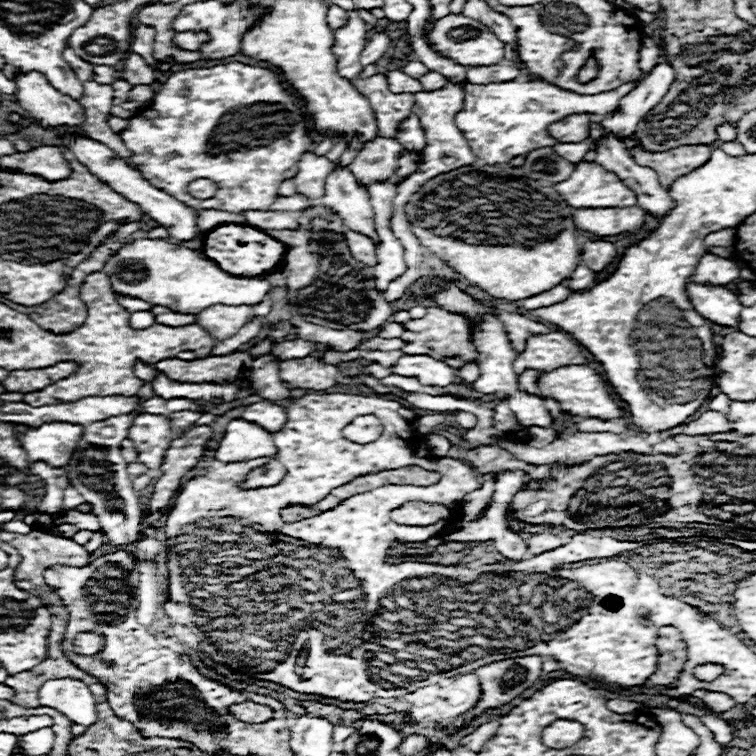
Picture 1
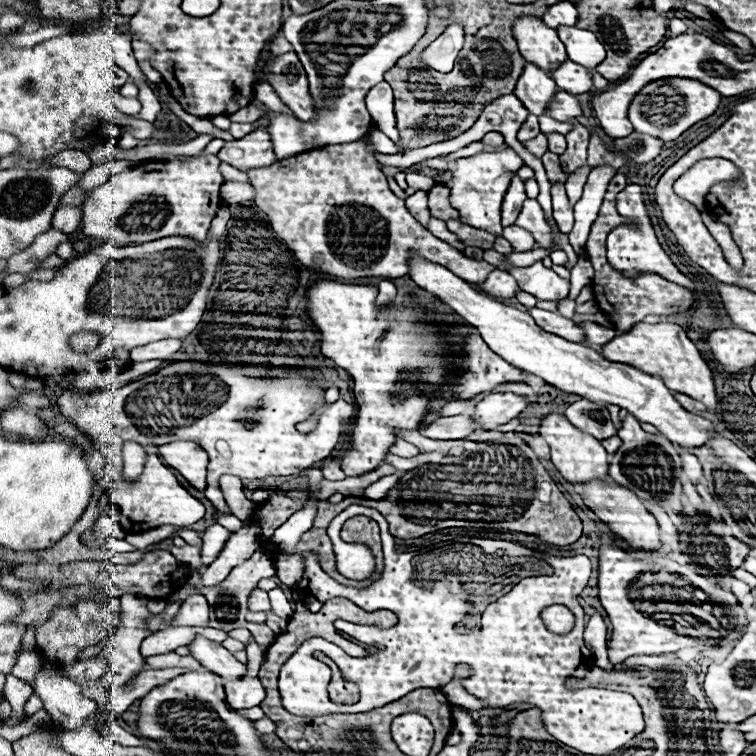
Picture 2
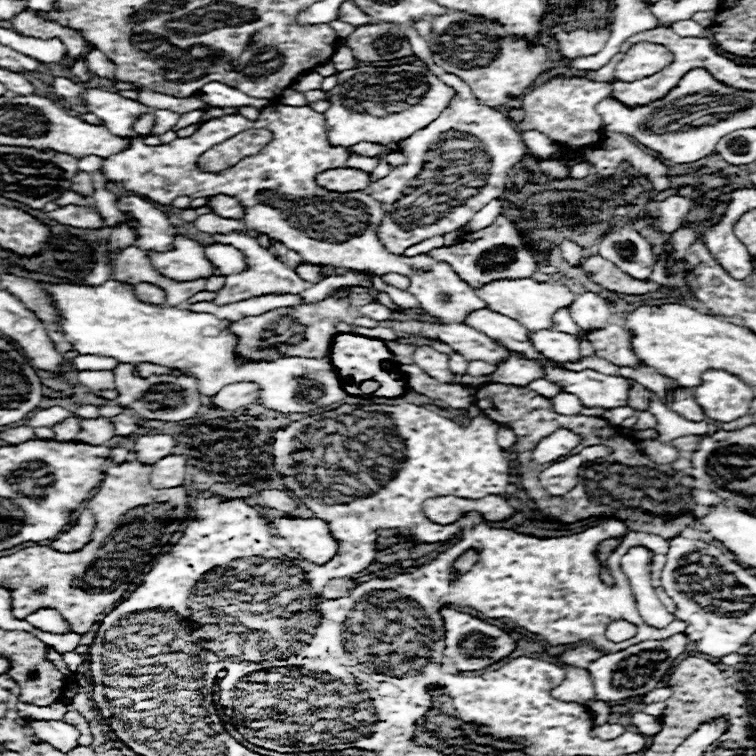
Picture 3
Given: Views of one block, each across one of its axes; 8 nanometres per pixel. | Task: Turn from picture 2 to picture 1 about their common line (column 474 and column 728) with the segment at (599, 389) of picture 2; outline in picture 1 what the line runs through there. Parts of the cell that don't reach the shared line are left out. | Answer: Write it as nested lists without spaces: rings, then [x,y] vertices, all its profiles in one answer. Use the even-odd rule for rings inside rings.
[[[688,284],[686,294],[694,310],[718,326],[738,328],[740,310],[744,308],[738,302],[738,296],[726,286],[706,286],[706,284]]]

